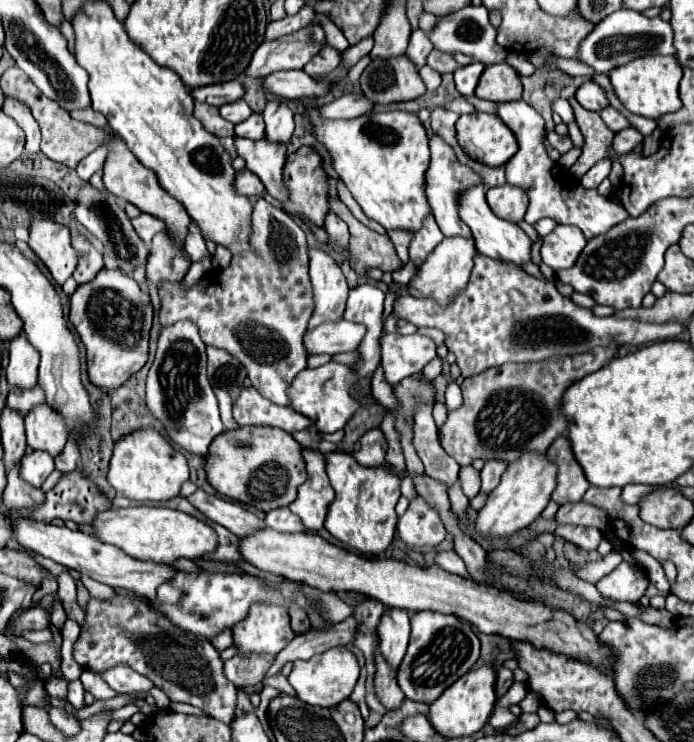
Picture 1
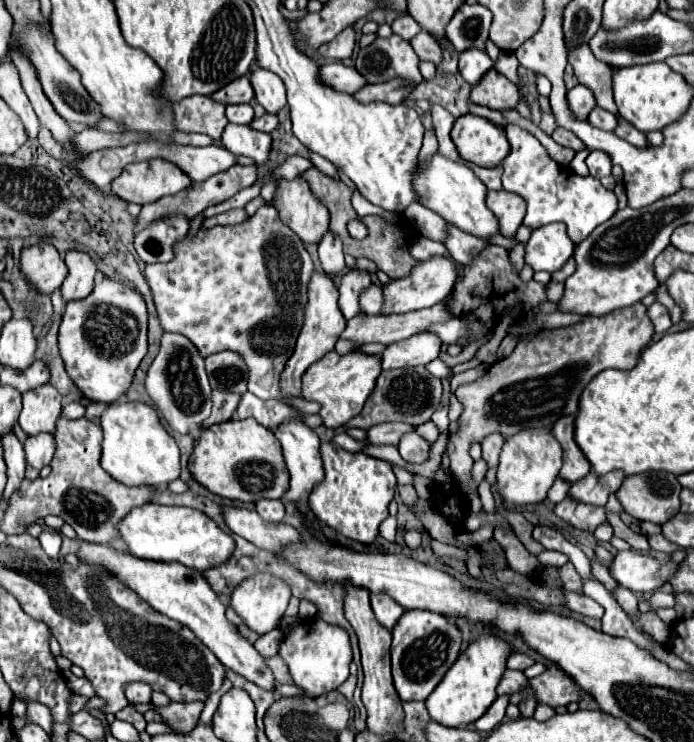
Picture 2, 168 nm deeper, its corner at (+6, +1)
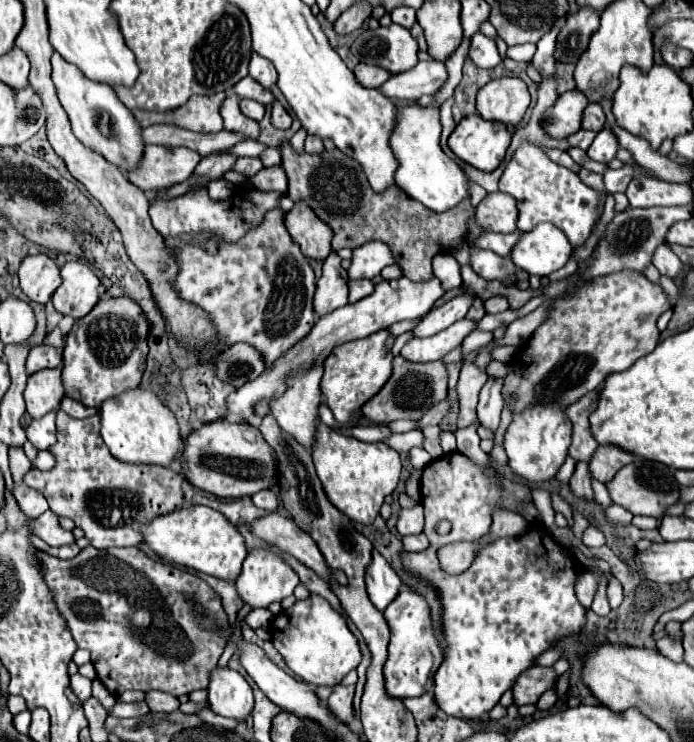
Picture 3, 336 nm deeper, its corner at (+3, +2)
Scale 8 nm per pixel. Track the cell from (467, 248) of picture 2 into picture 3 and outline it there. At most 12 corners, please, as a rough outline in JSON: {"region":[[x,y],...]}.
{"region":[[471,247],[471,267],[487,281],[517,271],[511,259]]}

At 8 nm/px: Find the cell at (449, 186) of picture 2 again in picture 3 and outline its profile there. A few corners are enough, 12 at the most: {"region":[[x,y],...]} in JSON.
{"region":[[397,107],[395,183],[433,211],[469,197],[437,107]]}

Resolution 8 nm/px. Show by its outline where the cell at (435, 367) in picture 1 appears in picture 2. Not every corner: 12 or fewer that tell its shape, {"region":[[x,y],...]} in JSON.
{"region":[[434,360],[426,370],[438,378],[450,374],[450,368],[442,360]]}

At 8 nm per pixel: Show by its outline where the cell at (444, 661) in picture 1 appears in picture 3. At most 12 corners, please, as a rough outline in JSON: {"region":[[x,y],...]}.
{"region":[[401,589],[391,629],[385,691],[423,695],[443,659],[429,607]]}

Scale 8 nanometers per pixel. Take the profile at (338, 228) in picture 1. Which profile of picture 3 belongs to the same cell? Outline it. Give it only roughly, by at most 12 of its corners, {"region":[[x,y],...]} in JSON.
{"region":[[339,255],[323,261],[313,311],[323,317],[347,303]]}

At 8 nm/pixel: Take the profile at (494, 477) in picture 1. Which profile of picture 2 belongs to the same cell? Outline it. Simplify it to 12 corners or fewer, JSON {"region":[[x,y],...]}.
{"region":[[488,436],[482,458],[488,468],[498,466],[504,438]]}

